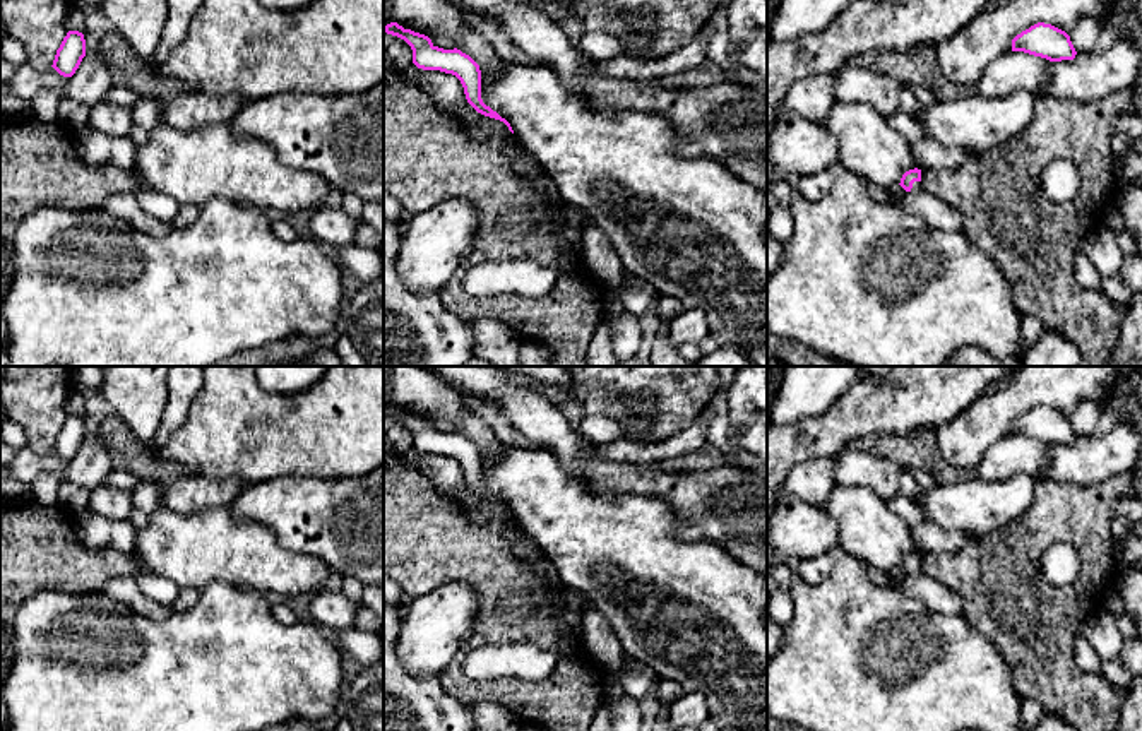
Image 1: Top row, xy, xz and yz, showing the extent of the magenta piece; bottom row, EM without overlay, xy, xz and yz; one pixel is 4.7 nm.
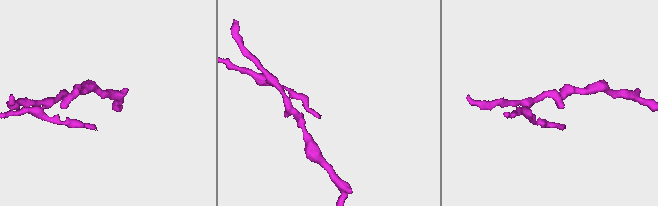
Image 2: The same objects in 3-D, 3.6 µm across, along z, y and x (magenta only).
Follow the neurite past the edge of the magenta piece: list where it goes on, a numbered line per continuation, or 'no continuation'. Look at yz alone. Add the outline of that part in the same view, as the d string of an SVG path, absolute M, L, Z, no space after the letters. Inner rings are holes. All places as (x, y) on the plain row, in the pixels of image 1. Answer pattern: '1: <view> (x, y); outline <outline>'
no continuation

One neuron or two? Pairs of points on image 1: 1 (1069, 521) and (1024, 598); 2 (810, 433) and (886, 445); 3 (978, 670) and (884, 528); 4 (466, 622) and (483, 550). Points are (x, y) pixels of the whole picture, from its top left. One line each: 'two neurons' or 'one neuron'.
1: one neuron
2: two neurons
3: two neurons
4: two neurons

